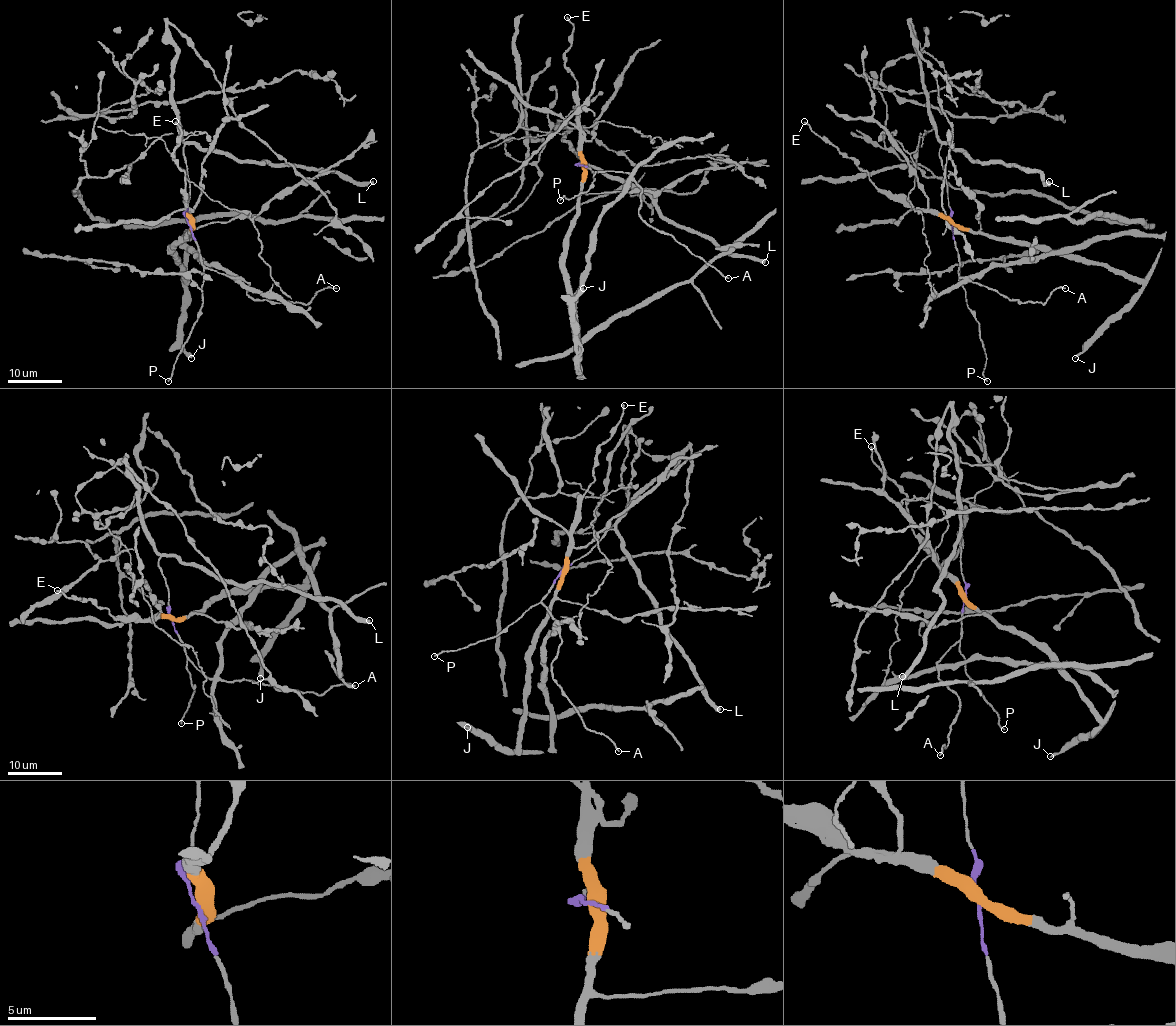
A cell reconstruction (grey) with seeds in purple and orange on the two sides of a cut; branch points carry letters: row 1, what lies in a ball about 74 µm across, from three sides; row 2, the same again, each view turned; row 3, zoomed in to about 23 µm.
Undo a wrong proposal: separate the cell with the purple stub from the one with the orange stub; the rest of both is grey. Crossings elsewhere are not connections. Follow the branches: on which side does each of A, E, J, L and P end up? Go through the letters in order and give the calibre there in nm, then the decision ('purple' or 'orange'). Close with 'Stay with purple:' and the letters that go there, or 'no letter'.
A: calibre 160 nm; purple
E: calibre 220 nm; orange
J: calibre 320 nm; orange
L: calibre 550 nm; purple
P: calibre 170 nm; purple
Stay with purple: A, L, P

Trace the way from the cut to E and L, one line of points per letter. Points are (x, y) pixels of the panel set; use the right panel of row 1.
E: (952, 225), (933, 214), (917, 211), (890, 199), (873, 184), (868, 173), (816, 135), (804, 121)
L: (952, 225), (939, 155), (943, 144), (958, 148), (970, 161), (1016, 165), (1038, 171), (1045, 182), (1049, 181)

